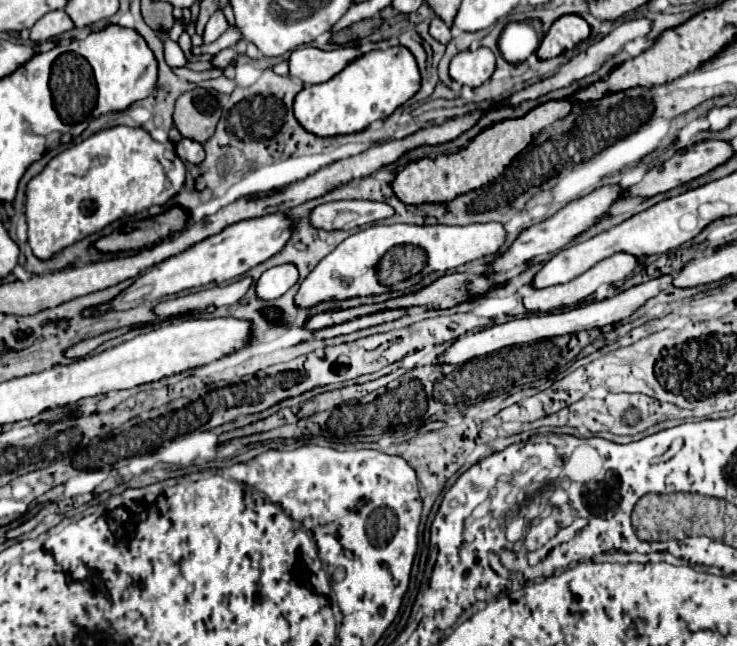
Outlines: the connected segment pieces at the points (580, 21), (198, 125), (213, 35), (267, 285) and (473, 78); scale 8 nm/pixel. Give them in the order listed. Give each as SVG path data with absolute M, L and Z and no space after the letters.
M566 14L558 18L542 44L538 46L538 58L554 58L566 50L572 50L578 42L590 36L590 24L578 14Z
M194 88L176 100L174 126L184 138L204 144L216 130L222 114L222 96L214 90Z
M216 10L216 14L208 20L206 24L206 32L204 32L204 44L210 44L214 42L224 30L228 28L228 22L226 22L226 16L222 10Z
M280 264L266 270L256 280L256 294L262 300L274 300L288 292L298 282L298 268L294 264Z
M490 48L464 50L452 58L450 76L458 84L478 88L492 76L494 64L496 64L496 58Z

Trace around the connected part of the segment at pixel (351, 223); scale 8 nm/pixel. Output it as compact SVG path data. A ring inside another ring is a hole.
M342 200L326 202L310 212L310 224L320 230L350 230L364 224L372 224L382 218L390 218L394 208L384 202L372 200Z

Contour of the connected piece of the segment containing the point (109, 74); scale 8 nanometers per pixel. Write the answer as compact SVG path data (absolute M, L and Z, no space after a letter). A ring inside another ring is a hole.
M110 24L104 30L92 32L84 40L76 40L76 54L84 56L90 66L94 66L98 86L98 102L92 112L94 116L124 110L132 102L150 96L156 86L156 58L152 56L148 44L144 44L144 38L132 28Z

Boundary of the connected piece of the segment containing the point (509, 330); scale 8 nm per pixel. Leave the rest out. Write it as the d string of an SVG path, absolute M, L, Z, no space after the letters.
M662 276L658 280L650 280L646 284L634 286L630 290L624 290L612 298L606 298L602 302L590 302L590 304L580 304L574 308L566 308L560 312L552 312L552 314L534 314L534 316L526 316L526 318L516 318L504 324L494 324L490 328L480 328L474 332L468 332L464 336L460 336L458 340L454 340L446 352L434 360L434 364L442 366L442 364L464 364L472 358L502 350L506 346L514 346L514 344L524 344L524 342L534 342L540 338L552 338L552 336L562 336L562 334L574 334L578 330L592 330L592 328L604 328L610 324L616 324L624 318L628 318L636 308L640 308L648 298L656 296L660 290L658 286L662 282L672 282L672 276Z

